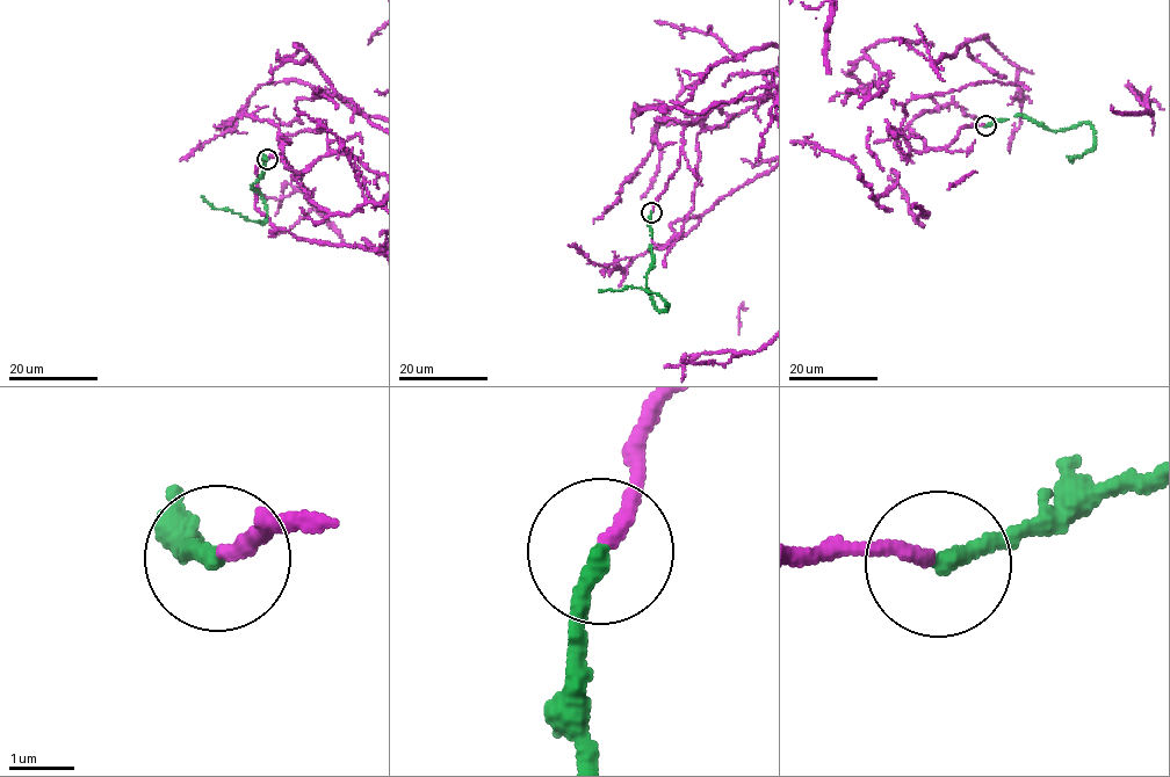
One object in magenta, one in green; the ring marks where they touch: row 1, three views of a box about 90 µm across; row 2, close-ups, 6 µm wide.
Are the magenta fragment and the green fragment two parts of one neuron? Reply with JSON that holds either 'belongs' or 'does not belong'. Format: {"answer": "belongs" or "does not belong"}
{"answer": "belongs"}

